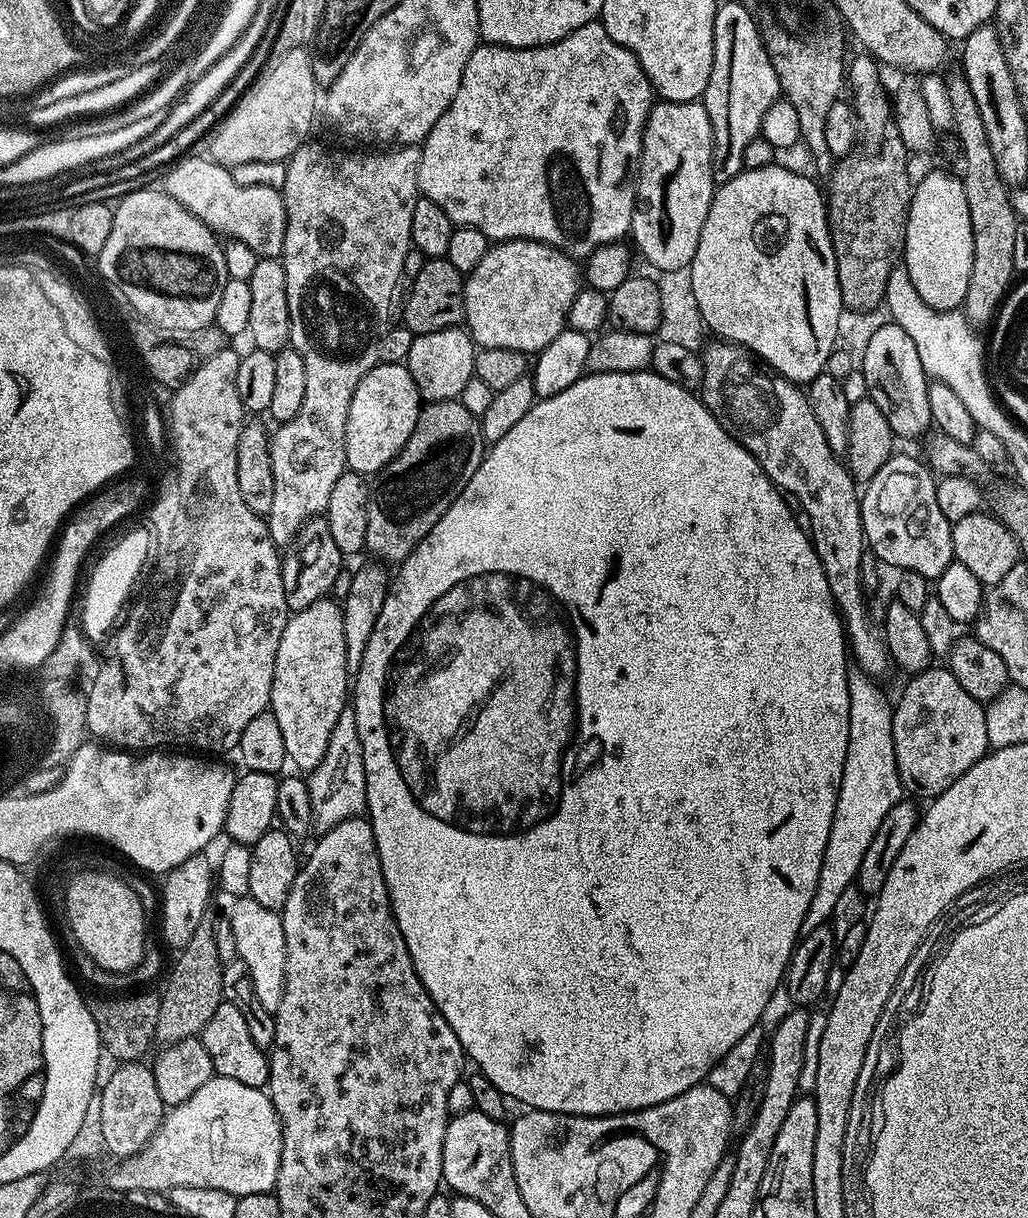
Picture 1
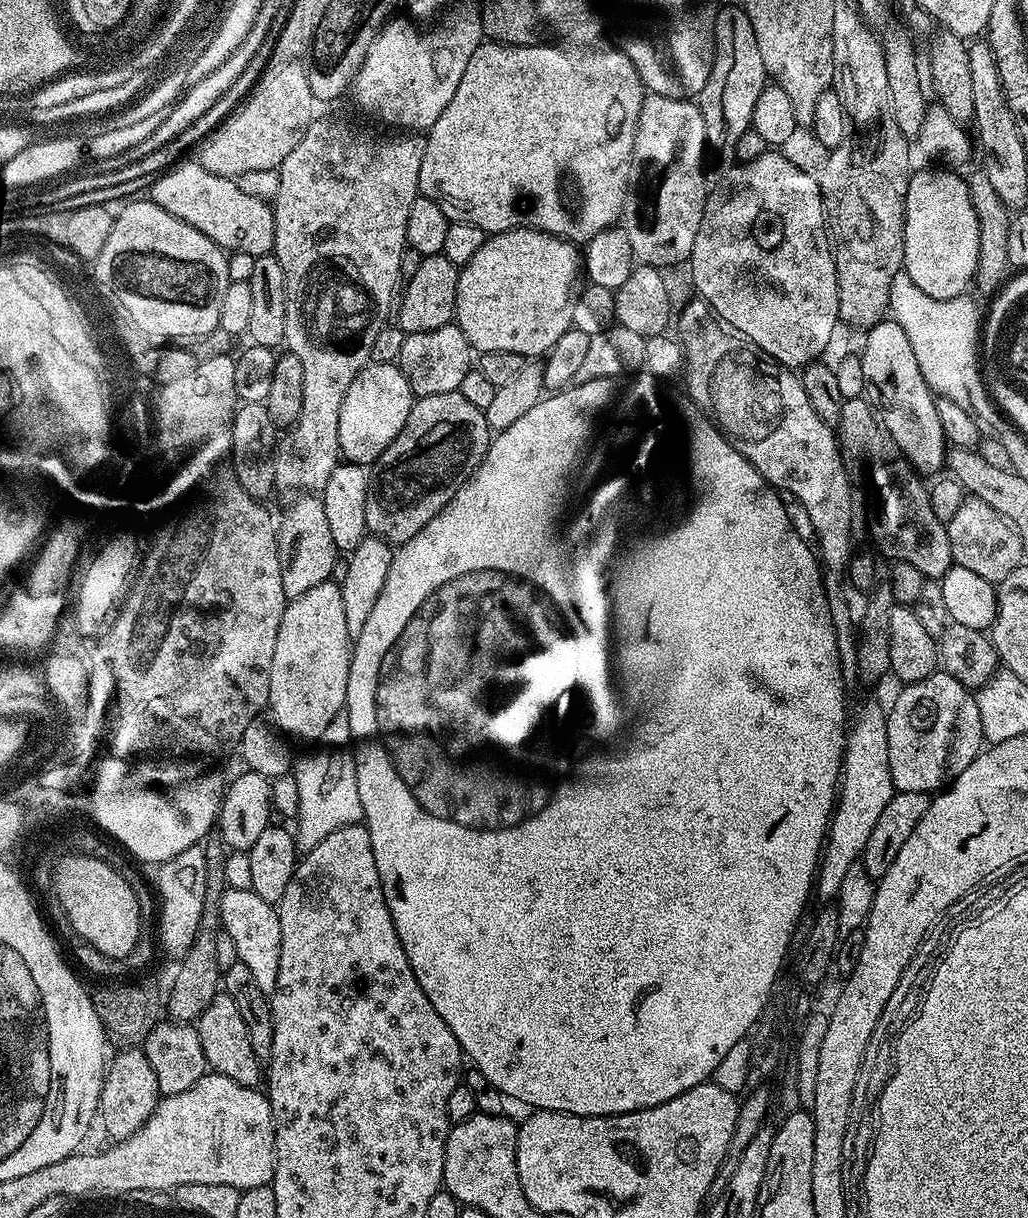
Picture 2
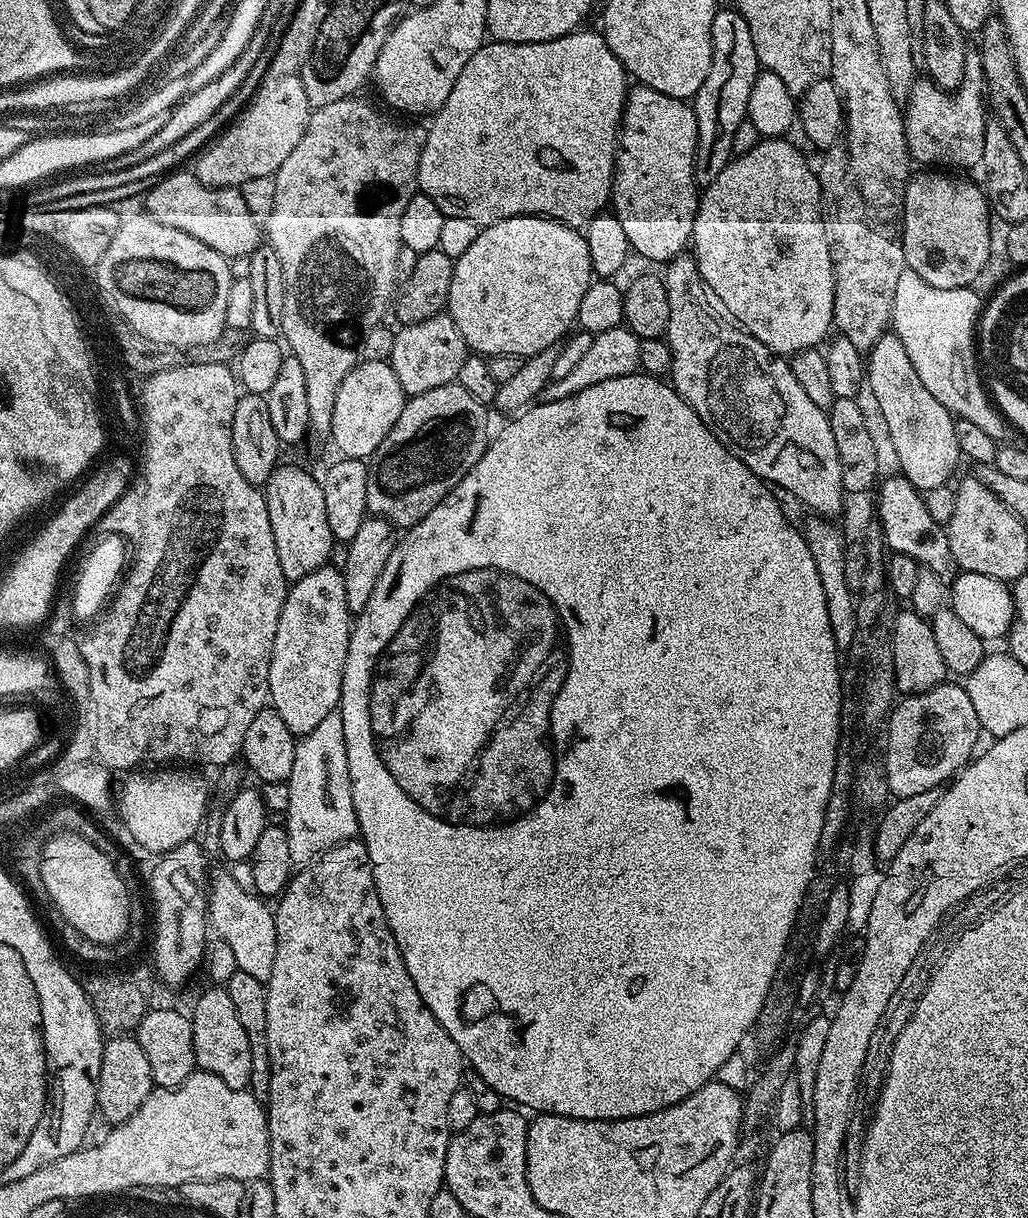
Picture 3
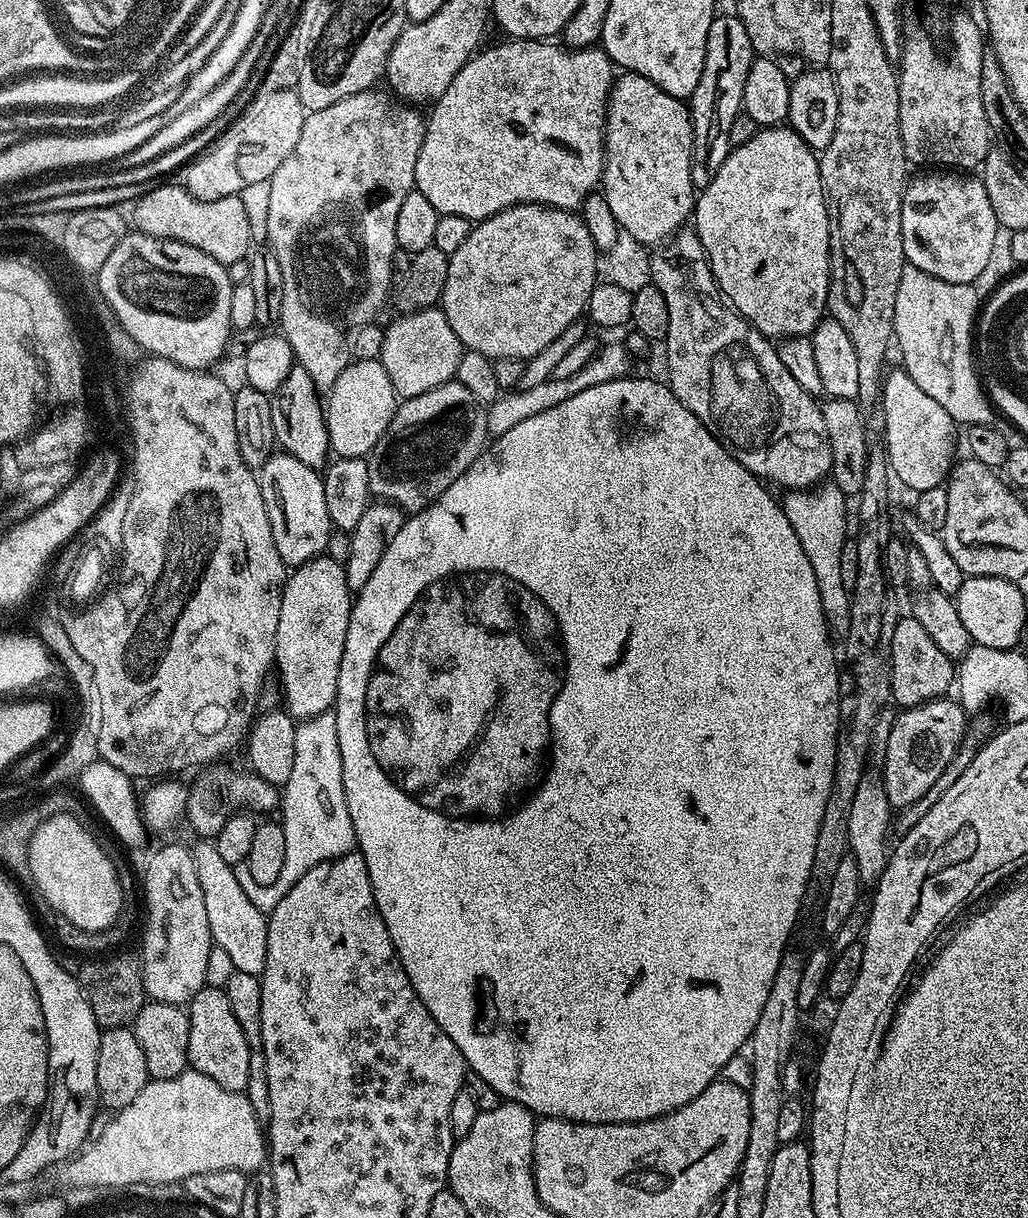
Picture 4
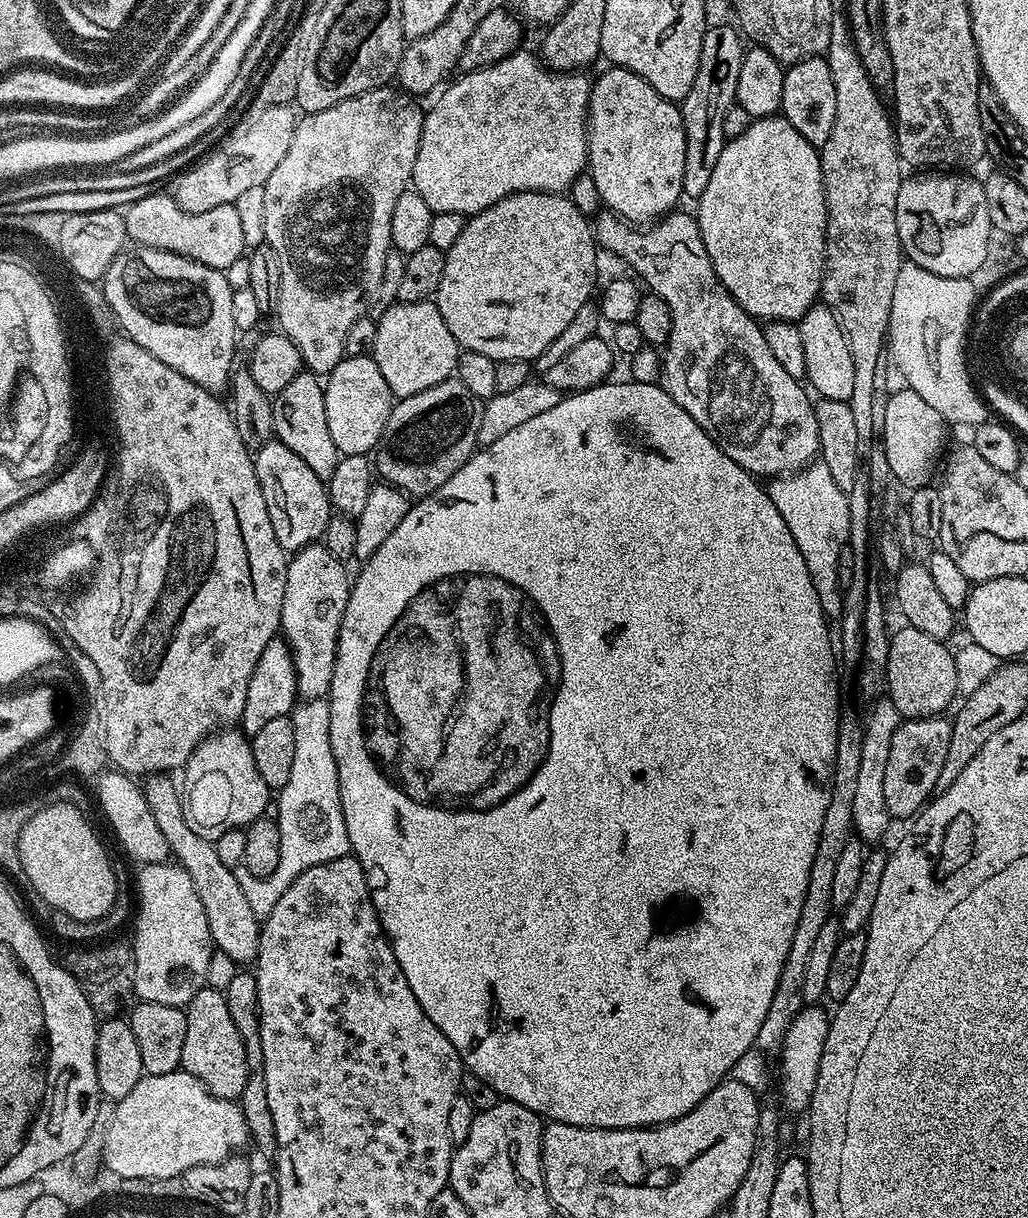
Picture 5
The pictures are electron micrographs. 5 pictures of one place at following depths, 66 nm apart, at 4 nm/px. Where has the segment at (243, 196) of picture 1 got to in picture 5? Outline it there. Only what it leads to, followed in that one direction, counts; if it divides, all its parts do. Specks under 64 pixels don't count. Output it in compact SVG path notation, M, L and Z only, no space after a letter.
M159 194L128 205L123 213L128 240L142 248L166 250L221 270L228 268L230 262L238 262L238 258L246 252L235 204L214 206L214 210L190 214L178 206L171 194Z

